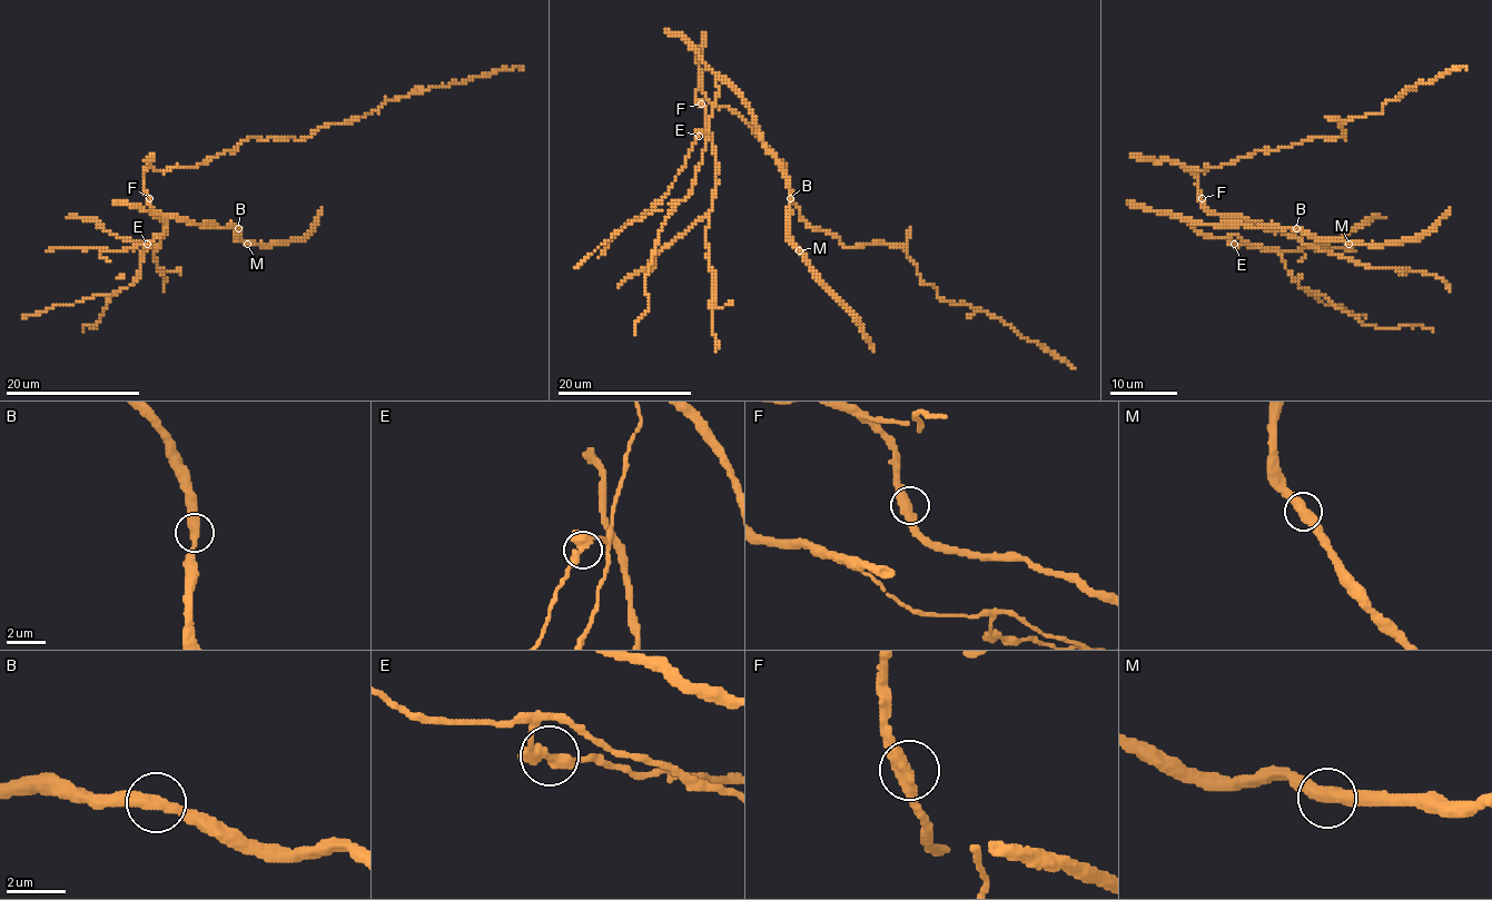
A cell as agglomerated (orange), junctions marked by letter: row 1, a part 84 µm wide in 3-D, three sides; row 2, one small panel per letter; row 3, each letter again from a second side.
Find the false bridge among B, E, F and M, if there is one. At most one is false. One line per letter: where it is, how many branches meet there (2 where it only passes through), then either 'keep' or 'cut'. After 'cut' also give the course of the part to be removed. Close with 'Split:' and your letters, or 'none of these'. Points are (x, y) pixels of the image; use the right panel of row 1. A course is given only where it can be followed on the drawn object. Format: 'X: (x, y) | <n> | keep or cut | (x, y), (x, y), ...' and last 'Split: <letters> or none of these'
B: (1296, 228) | 2 | keep
E: (1234, 244) | 2 | cut | (1234, 244), (1291, 251), (1320, 247), (1356, 250)
F: (1202, 198) | 2 | keep
M: (1349, 244) | 2 | keep
Split: E

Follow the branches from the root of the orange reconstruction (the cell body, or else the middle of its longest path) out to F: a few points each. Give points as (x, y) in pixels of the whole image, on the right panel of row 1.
F: (1192, 169), (1187, 166), (1197, 180), (1197, 191), (1202, 198)

